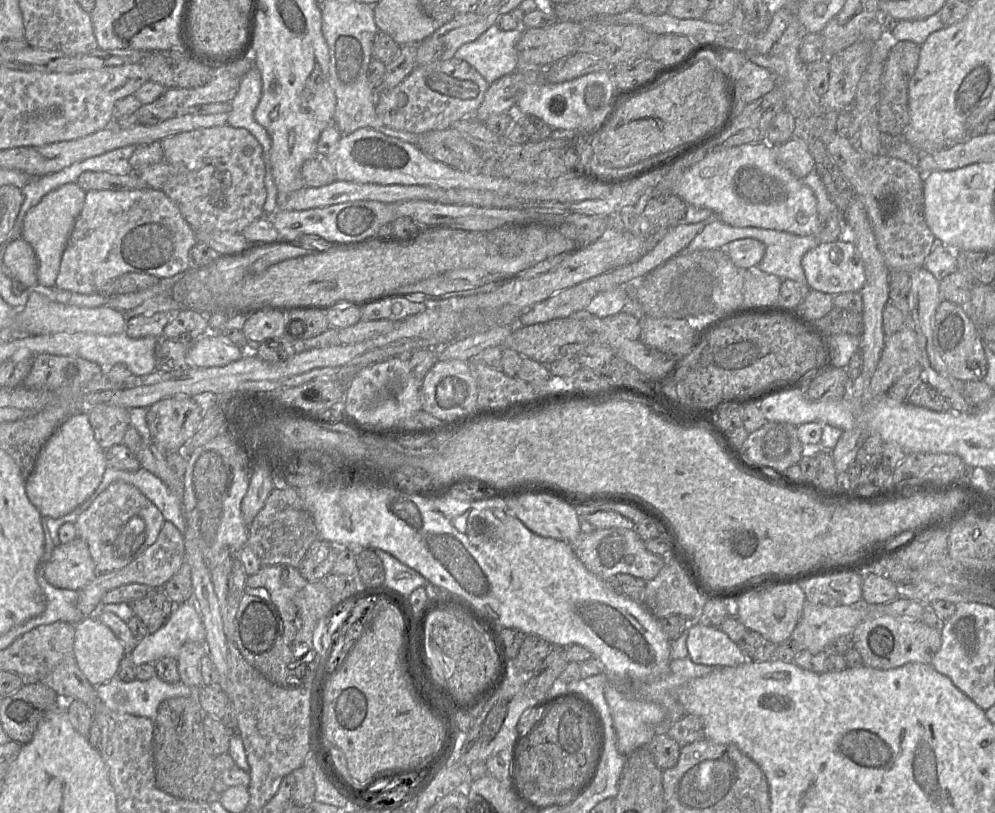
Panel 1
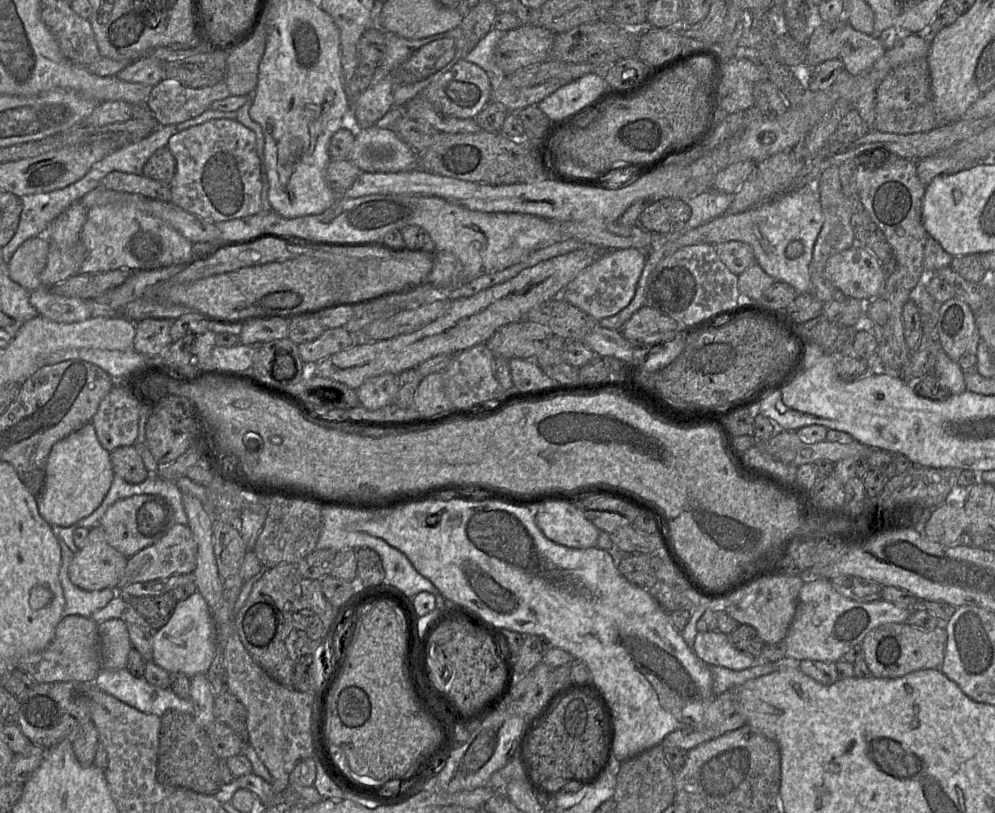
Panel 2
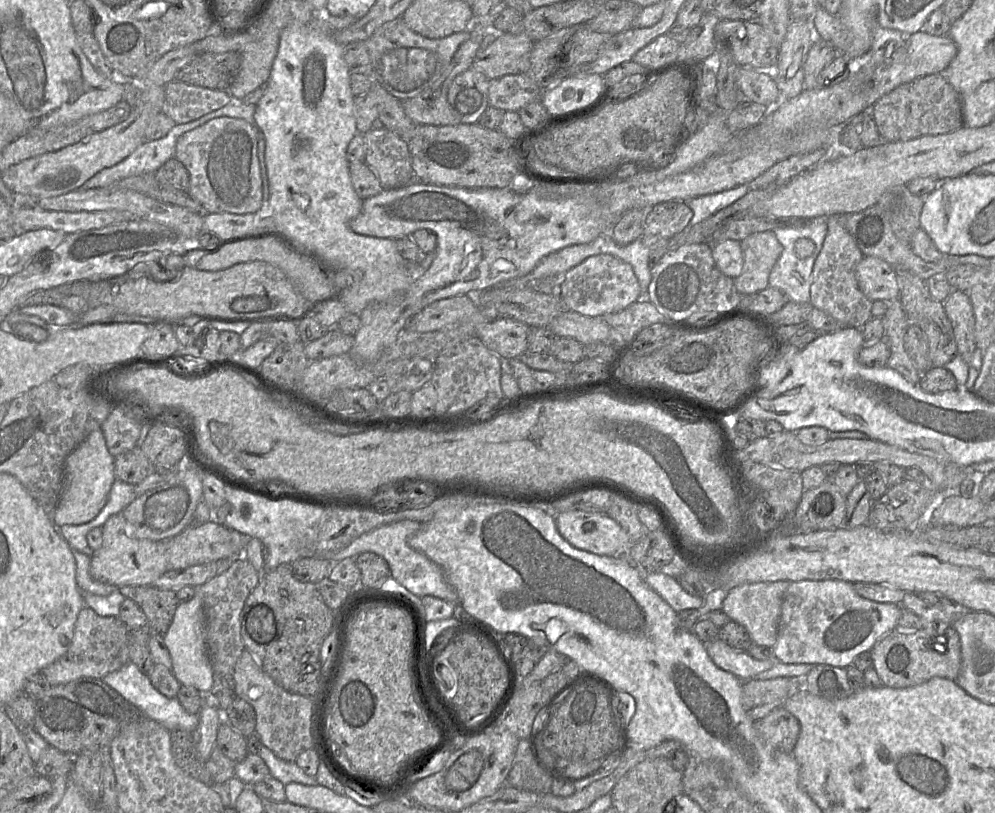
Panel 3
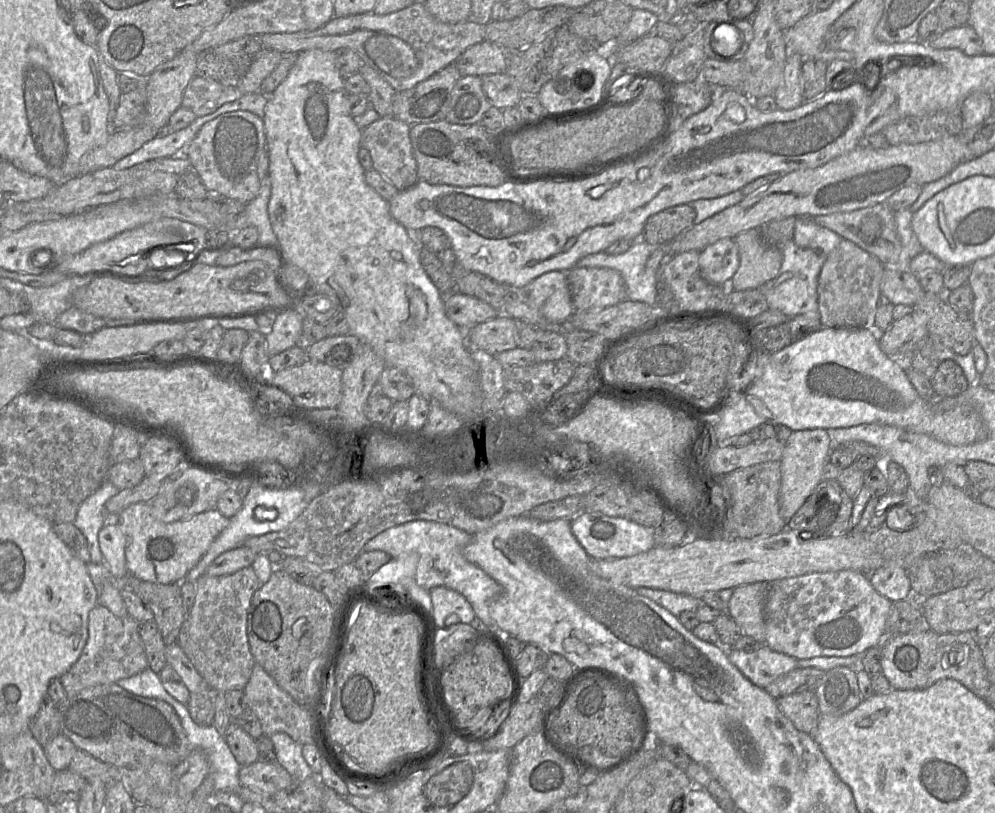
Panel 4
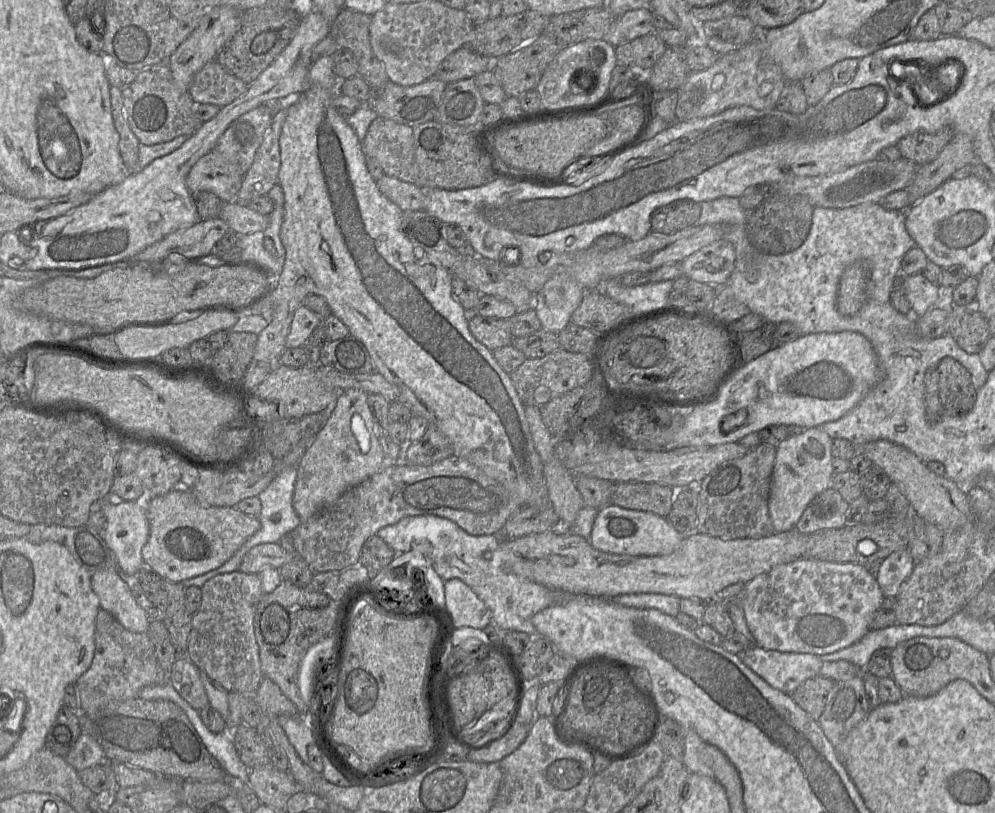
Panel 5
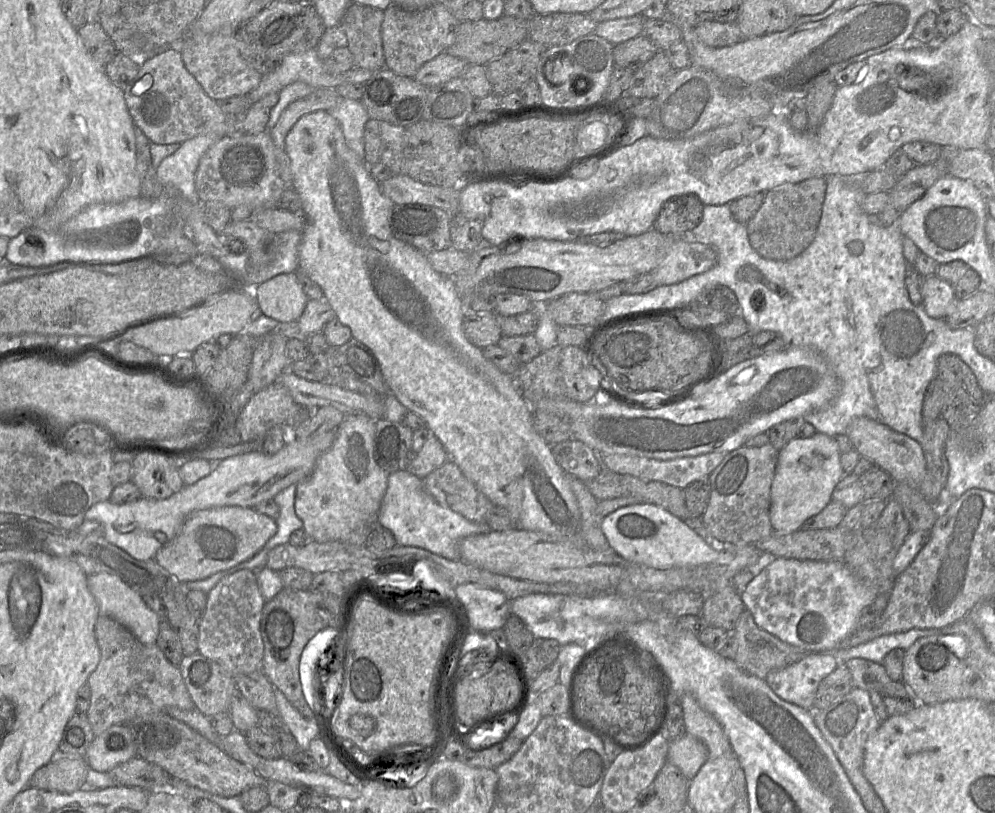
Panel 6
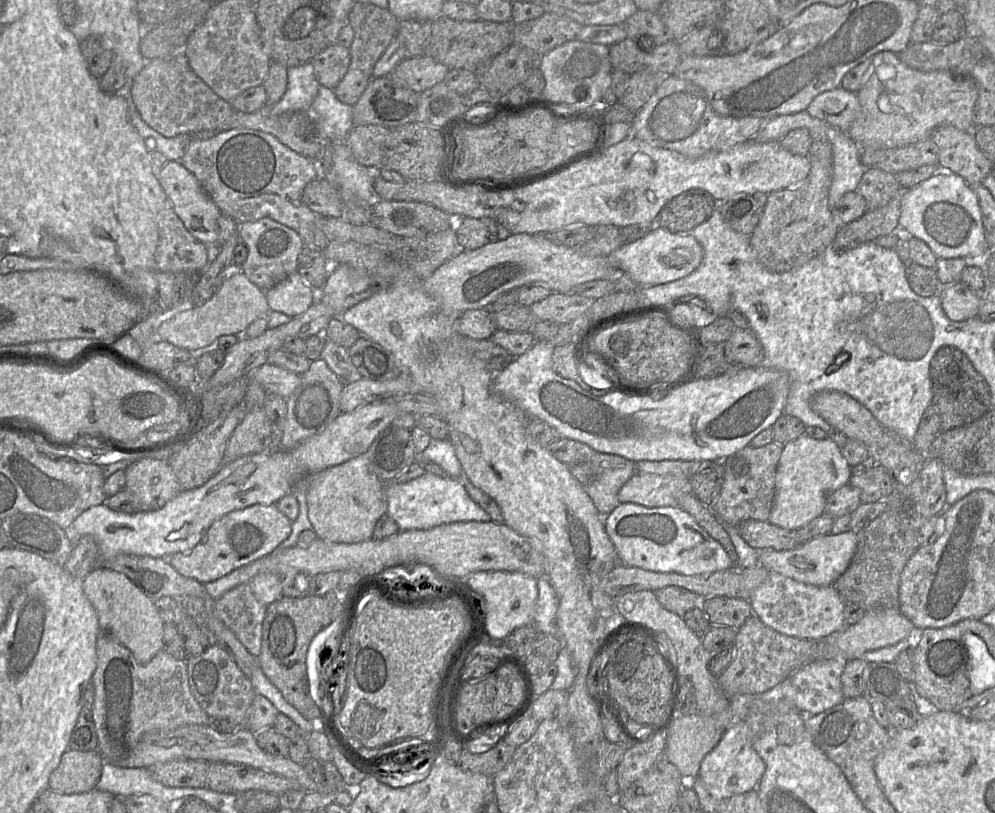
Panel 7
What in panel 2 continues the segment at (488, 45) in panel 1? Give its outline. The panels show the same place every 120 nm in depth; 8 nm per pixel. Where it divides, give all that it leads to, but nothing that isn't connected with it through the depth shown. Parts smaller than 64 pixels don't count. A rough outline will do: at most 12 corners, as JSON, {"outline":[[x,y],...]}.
{"outline":[[492,28],[463,57],[493,78],[502,74],[495,63],[495,47],[506,32]]}

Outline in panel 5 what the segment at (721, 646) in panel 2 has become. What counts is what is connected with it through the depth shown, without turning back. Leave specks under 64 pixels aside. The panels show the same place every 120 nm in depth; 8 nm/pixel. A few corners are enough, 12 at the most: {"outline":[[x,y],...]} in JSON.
{"outline":[[753,645],[741,660],[791,695],[819,674],[821,655]]}

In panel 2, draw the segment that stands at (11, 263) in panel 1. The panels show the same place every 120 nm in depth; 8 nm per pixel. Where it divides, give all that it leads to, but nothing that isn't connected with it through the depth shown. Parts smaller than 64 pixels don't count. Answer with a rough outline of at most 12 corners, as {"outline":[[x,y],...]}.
{"outline":[[46,236],[26,239],[7,263],[29,293],[42,287]]}

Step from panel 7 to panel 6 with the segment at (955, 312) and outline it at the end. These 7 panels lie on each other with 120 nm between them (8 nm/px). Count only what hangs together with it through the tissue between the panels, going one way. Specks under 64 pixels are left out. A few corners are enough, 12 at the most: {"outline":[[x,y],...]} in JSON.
{"outline":[[936,275],[923,278],[924,311],[945,320],[957,301],[954,286]]}

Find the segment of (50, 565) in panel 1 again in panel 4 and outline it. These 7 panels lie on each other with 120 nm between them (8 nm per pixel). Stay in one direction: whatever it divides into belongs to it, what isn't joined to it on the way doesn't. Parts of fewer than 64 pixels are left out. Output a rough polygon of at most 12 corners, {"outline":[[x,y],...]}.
{"outline":[[151,502],[111,521],[128,574],[179,584],[230,523],[217,509],[164,523]]}

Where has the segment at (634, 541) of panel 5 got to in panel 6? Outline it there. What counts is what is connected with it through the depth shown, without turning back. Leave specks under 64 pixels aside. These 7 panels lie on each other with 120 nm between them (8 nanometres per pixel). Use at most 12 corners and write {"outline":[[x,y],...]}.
{"outline":[[654,504],[601,529],[621,558],[655,569],[726,565],[717,544]]}

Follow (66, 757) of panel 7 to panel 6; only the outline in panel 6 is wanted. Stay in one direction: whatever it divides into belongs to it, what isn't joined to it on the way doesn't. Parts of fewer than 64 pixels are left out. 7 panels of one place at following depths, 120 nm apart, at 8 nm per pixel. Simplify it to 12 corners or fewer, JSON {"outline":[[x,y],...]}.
{"outline":[[83,756],[51,761],[26,788],[71,794],[85,788]]}

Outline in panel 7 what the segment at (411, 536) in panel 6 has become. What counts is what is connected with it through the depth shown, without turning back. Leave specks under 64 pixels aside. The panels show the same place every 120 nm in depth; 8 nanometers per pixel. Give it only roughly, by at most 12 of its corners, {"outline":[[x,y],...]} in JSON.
{"outline":[[424,473],[386,486],[400,531],[489,522],[463,481]]}

